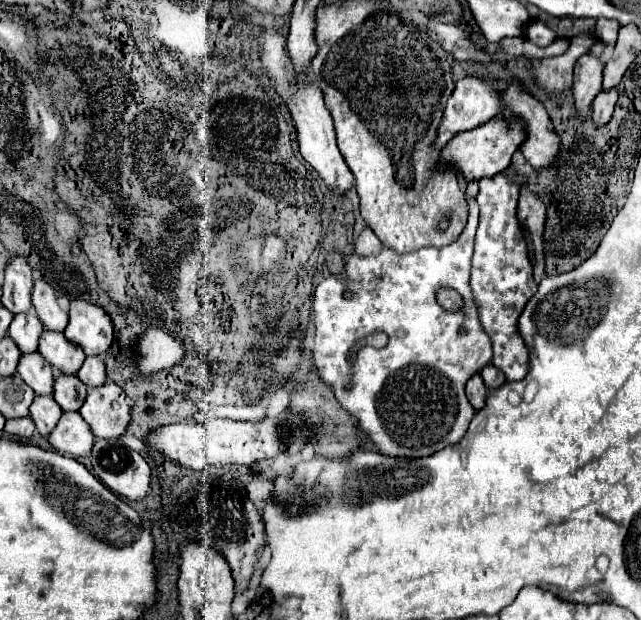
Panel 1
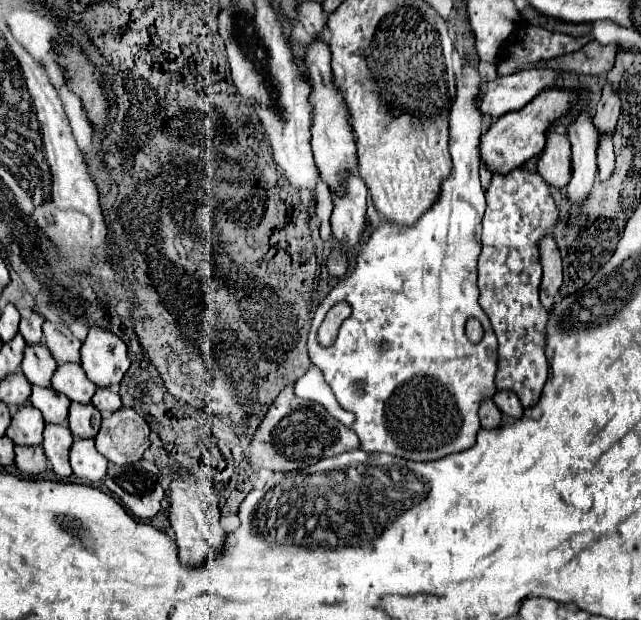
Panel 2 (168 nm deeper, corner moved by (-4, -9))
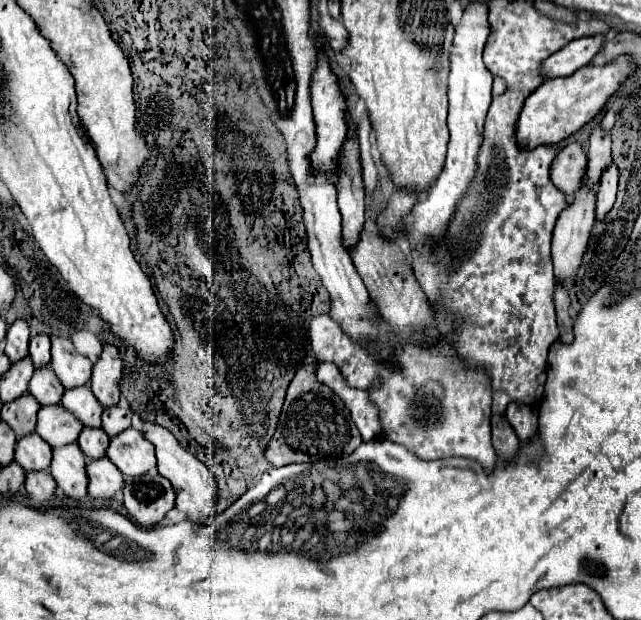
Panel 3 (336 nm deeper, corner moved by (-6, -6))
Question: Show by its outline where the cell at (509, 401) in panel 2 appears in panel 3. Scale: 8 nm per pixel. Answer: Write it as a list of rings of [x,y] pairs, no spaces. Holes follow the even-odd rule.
[[[513,402],[509,404],[505,416],[521,442],[533,440],[537,436],[537,410],[533,406]]]

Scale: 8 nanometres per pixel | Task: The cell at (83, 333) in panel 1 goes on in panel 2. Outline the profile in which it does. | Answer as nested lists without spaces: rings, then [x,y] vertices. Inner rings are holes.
[[[101,327],[89,329],[79,353],[87,377],[97,387],[109,387],[113,383],[119,383],[129,369],[125,343],[115,333]]]

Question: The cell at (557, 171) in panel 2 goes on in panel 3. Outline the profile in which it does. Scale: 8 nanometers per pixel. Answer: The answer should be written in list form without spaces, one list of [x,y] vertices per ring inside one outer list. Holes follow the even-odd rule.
[[[573,142],[573,144],[565,146],[553,160],[551,180],[561,192],[575,194],[583,184],[585,170],[587,170],[587,156],[585,156],[581,144]]]

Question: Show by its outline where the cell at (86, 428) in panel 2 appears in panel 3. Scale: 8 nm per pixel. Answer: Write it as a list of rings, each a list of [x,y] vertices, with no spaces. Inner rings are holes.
[[[83,428],[77,444],[89,460],[97,460],[105,456],[105,448],[109,446],[109,436],[101,428]]]

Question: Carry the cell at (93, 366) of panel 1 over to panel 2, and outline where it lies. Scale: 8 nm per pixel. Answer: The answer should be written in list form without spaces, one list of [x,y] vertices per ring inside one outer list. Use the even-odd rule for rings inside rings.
[[[97,389],[95,397],[91,399],[91,403],[101,411],[101,413],[111,413],[117,411],[121,407],[121,399],[117,393],[113,393],[111,389]]]

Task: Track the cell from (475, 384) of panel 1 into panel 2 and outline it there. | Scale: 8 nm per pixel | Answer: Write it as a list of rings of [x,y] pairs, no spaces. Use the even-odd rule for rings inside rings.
[[[487,399],[483,401],[483,405],[479,405],[479,419],[483,429],[495,429],[503,423],[503,413],[495,407],[493,399]]]

